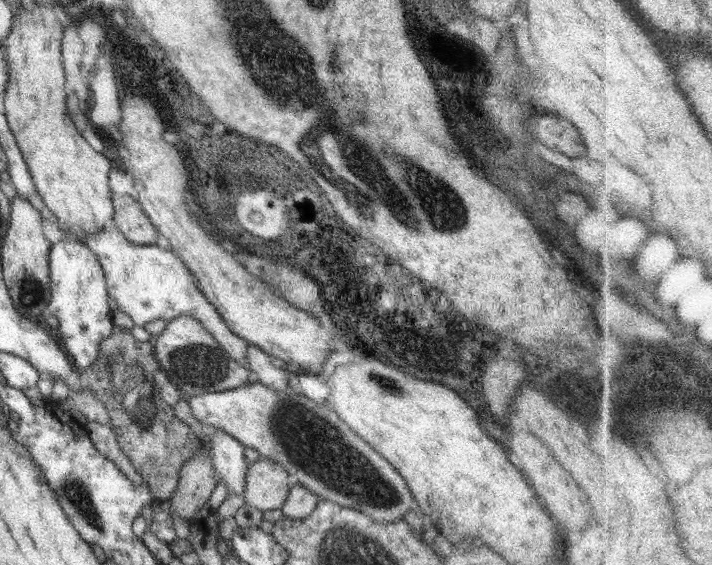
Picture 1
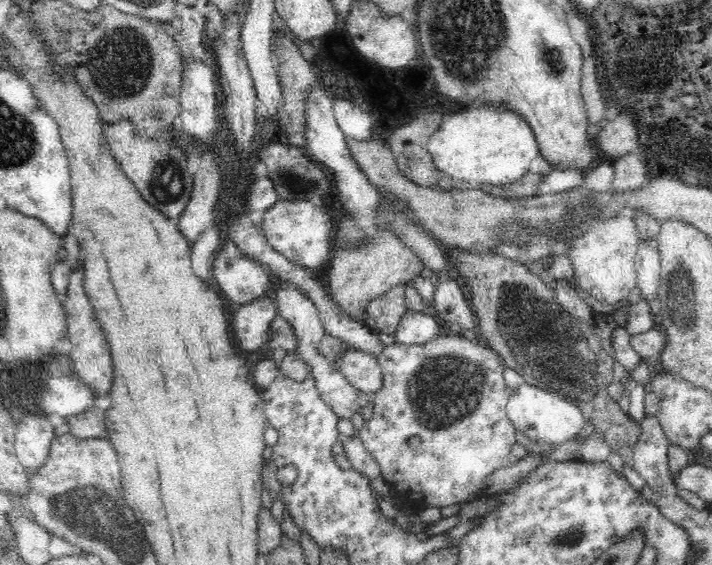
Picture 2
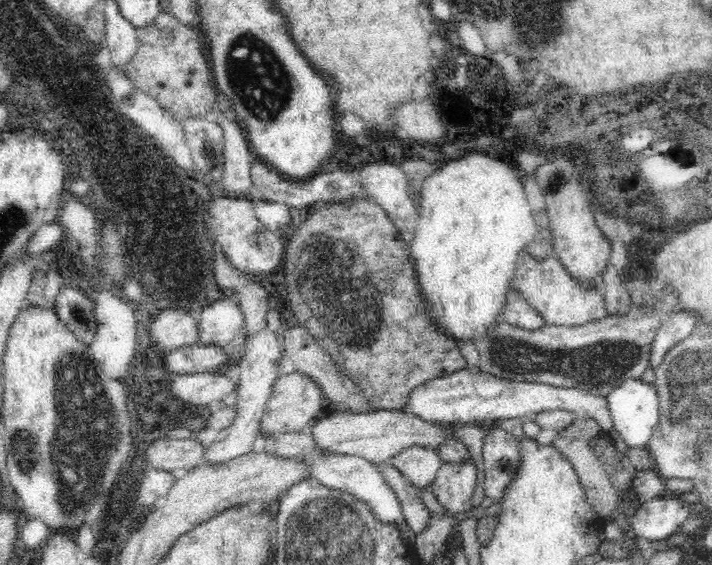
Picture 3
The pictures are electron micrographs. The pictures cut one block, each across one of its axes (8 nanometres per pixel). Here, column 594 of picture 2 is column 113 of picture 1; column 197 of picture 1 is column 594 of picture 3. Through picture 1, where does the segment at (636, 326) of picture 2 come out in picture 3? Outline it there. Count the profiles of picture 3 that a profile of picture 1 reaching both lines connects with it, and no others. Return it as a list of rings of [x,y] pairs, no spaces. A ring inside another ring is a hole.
[[[526,250],[518,253],[513,279],[510,281],[511,290],[519,292],[526,302],[539,311],[546,325],[582,326],[594,320],[606,318],[604,293],[596,280],[596,286],[586,287],[566,271],[560,259],[546,257],[538,260],[530,257]]]

